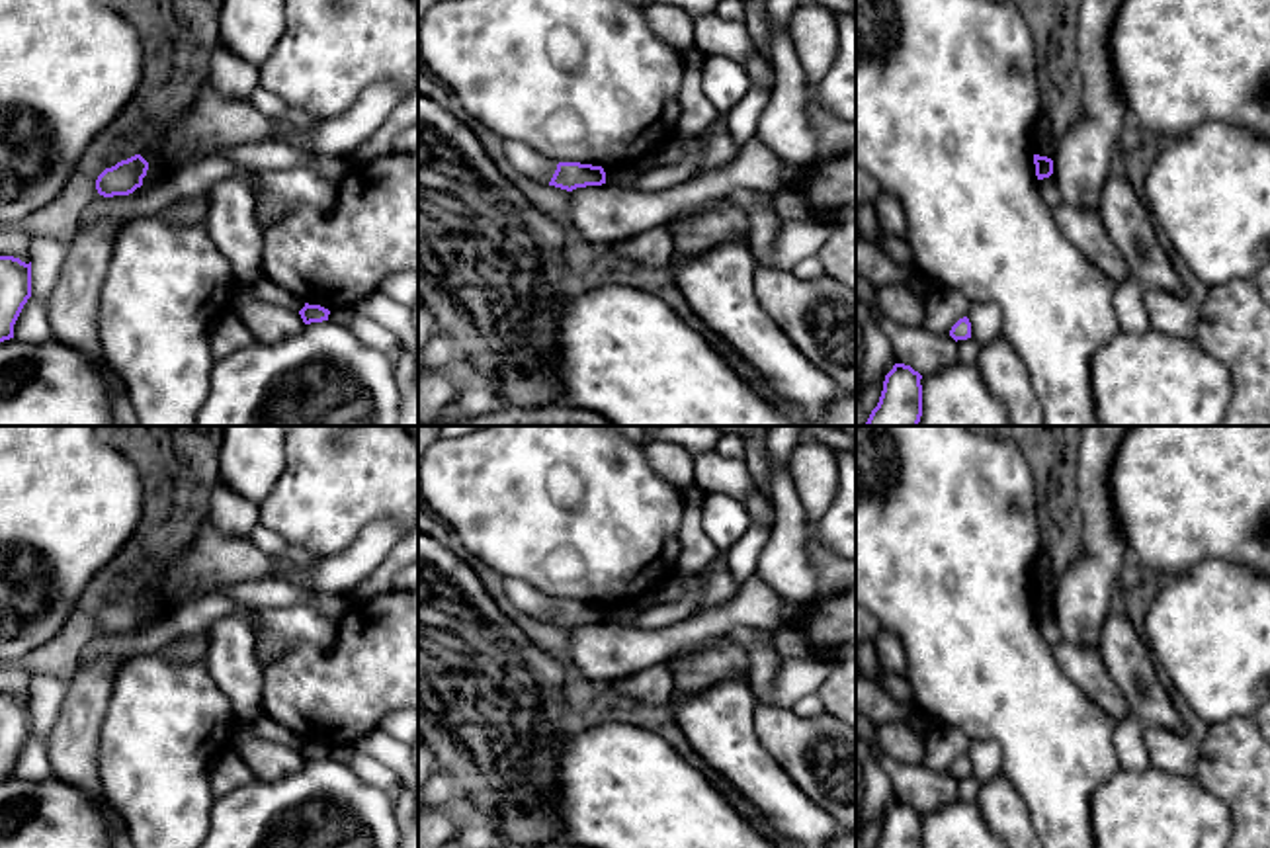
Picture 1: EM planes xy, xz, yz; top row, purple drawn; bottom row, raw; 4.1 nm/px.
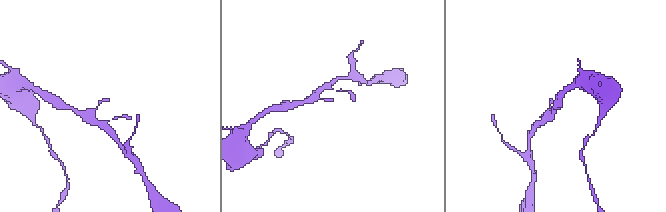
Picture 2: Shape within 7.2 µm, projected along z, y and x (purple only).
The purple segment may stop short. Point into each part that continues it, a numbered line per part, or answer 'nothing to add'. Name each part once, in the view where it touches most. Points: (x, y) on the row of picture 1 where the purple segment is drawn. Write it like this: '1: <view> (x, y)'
nothing to add

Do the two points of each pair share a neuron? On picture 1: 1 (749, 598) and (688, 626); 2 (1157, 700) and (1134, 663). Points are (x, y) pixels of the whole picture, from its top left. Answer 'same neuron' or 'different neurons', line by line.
1: same neuron
2: same neuron

